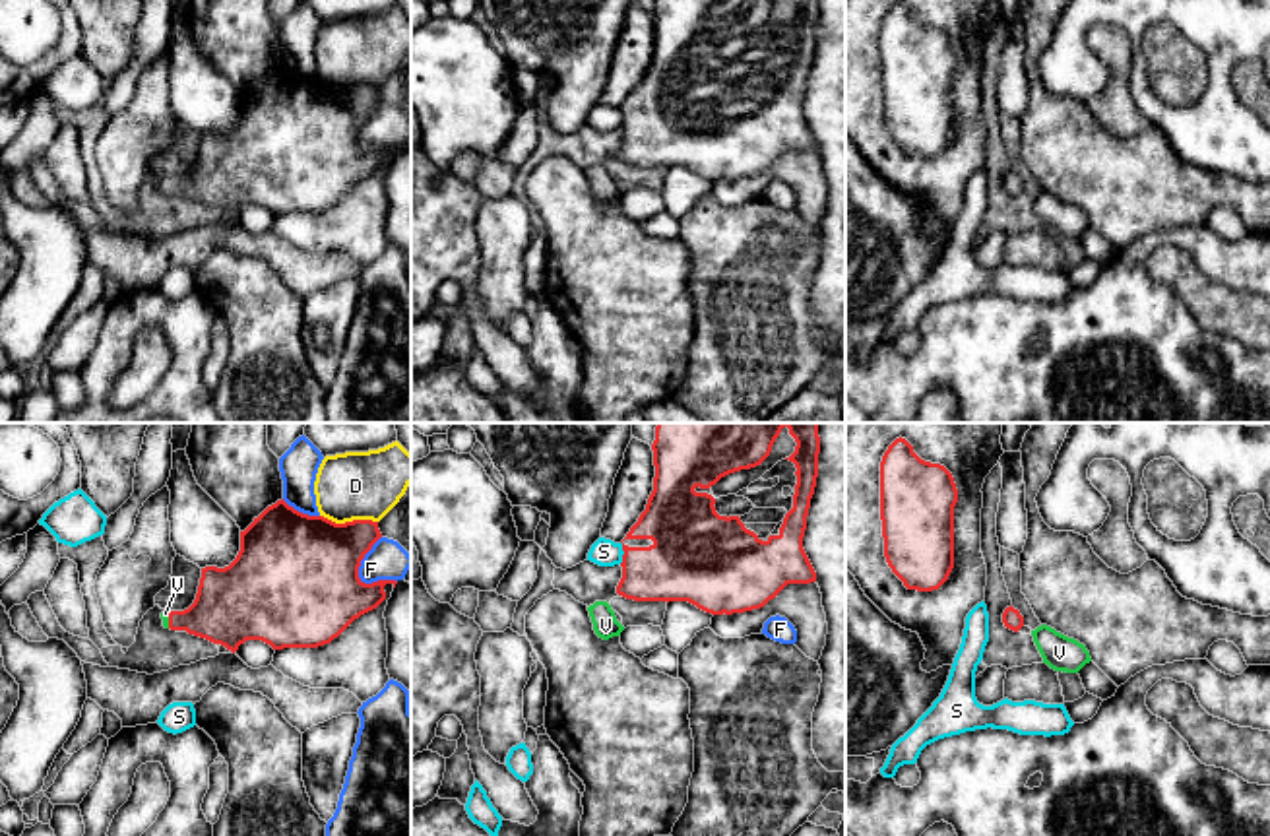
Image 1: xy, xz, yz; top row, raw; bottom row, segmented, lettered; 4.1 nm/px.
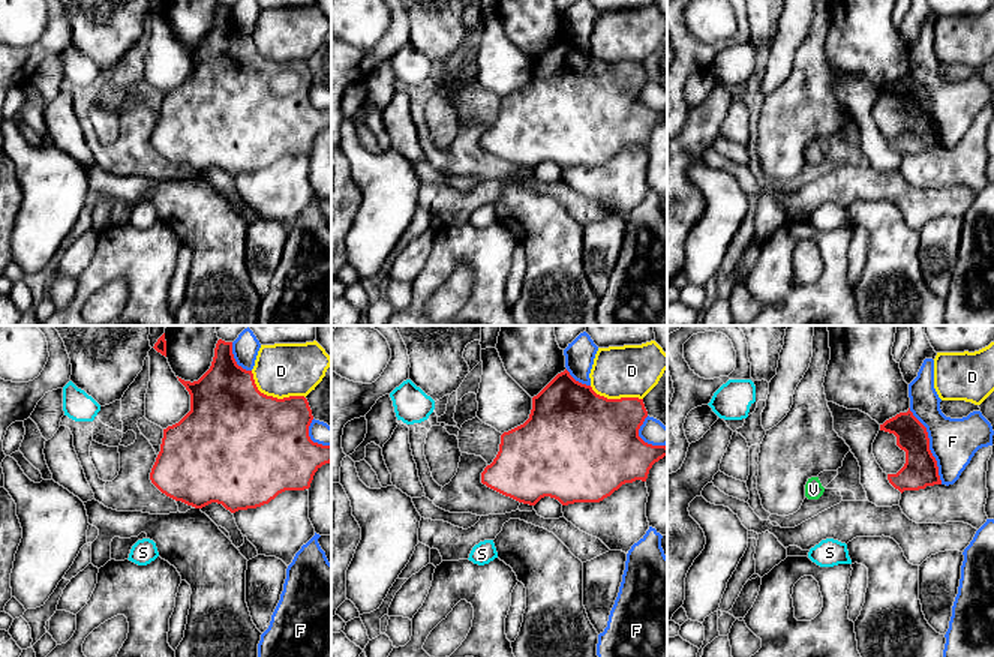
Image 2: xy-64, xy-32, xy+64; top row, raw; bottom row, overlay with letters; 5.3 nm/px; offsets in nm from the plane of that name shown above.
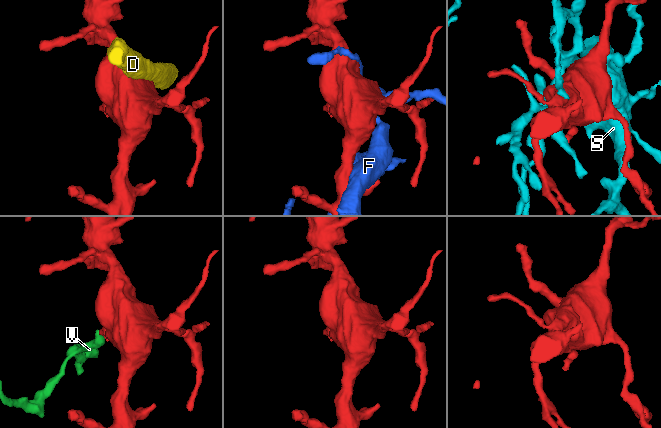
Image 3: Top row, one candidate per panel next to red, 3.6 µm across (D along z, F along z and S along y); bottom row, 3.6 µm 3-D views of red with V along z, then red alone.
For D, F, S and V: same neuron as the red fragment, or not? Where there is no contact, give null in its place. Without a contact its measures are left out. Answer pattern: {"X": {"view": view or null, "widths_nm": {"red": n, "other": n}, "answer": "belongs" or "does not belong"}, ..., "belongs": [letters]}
{"D": {"view": "xy", "widths_nm": {"red": 420, "other": 280}, "answer": "does not belong"}, "F": {"view": "xy", "widths_nm": {"red": 460, "other": 160}, "answer": "does not belong"}, "S": {"view": "xz", "widths_nm": {"red": 300, "other": 110}, "answer": "does not belong"}, "V": {"view": "xy", "widths_nm": {"red": 280, "other": 30}, "answer": "belongs"}, "belongs": ["V"]}

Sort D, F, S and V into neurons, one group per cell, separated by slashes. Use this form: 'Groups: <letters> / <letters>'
Groups: D / F / S / V

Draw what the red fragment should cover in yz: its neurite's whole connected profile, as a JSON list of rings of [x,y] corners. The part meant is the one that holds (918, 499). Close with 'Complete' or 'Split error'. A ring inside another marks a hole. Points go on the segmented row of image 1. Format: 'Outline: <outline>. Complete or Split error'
Outline: [[[896,438],[880,462],[880,520],[884,557],[907,590],[938,590],[954,568],[952,473],[921,460]]]. Complete

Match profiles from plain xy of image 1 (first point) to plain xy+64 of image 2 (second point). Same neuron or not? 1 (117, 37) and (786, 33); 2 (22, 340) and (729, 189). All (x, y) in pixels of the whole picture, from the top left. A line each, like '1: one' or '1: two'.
1: two
2: one

